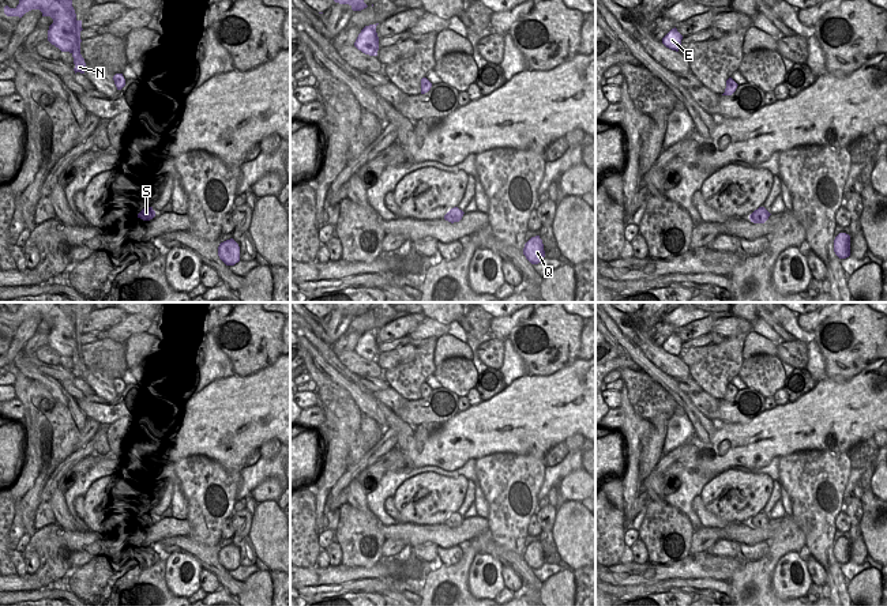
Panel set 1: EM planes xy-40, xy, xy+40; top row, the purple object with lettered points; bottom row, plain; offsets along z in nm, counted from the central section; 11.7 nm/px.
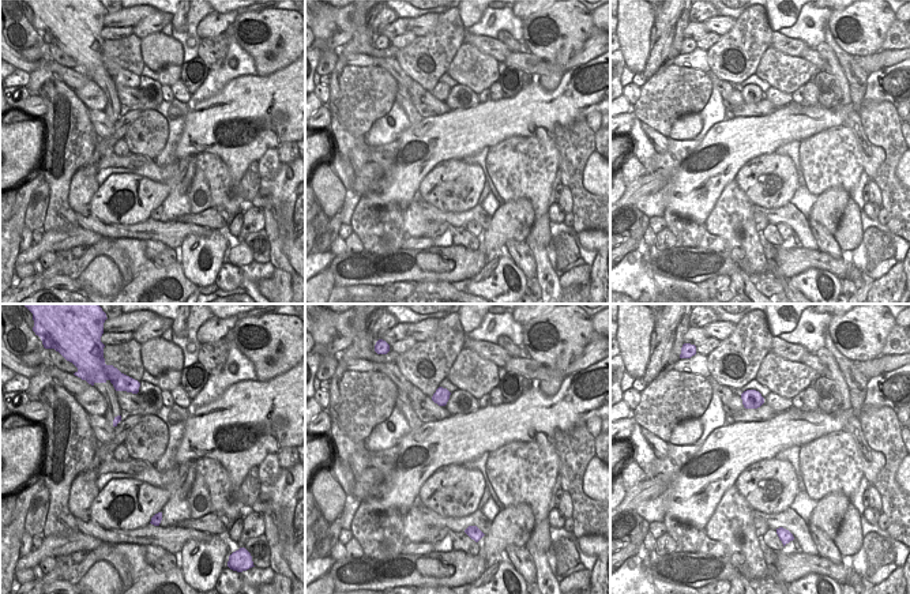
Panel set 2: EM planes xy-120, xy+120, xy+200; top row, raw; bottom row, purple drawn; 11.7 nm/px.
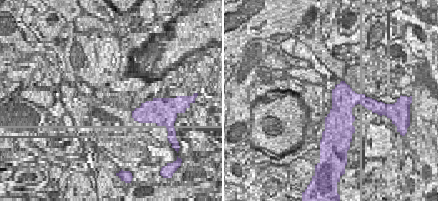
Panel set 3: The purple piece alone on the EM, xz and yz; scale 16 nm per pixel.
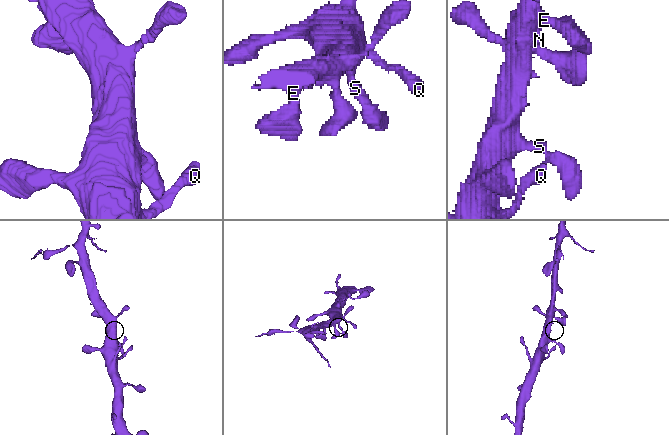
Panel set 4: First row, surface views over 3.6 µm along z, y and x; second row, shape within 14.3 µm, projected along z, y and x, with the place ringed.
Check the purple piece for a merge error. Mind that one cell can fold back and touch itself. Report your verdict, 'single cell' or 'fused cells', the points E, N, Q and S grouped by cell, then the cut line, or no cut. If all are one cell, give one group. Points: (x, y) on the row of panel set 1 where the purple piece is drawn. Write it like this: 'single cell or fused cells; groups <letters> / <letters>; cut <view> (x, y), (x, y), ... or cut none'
single cell; groups E N Q S; cut none

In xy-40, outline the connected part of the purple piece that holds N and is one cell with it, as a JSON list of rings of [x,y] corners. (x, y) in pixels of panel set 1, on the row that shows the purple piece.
[[[19,0],[15,8],[4,7],[7,16],[22,18],[31,10],[40,10],[42,16],[50,16],[53,23],[48,30],[48,41],[61,52],[69,52],[74,57],[75,74],[84,74],[84,59],[80,54],[82,20],[76,19],[72,0]]]

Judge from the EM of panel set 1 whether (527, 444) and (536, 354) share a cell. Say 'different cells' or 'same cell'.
different cells

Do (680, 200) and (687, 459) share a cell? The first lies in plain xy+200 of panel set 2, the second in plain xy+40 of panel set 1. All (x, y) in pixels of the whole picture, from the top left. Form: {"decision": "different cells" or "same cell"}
{"decision": "different cells"}

